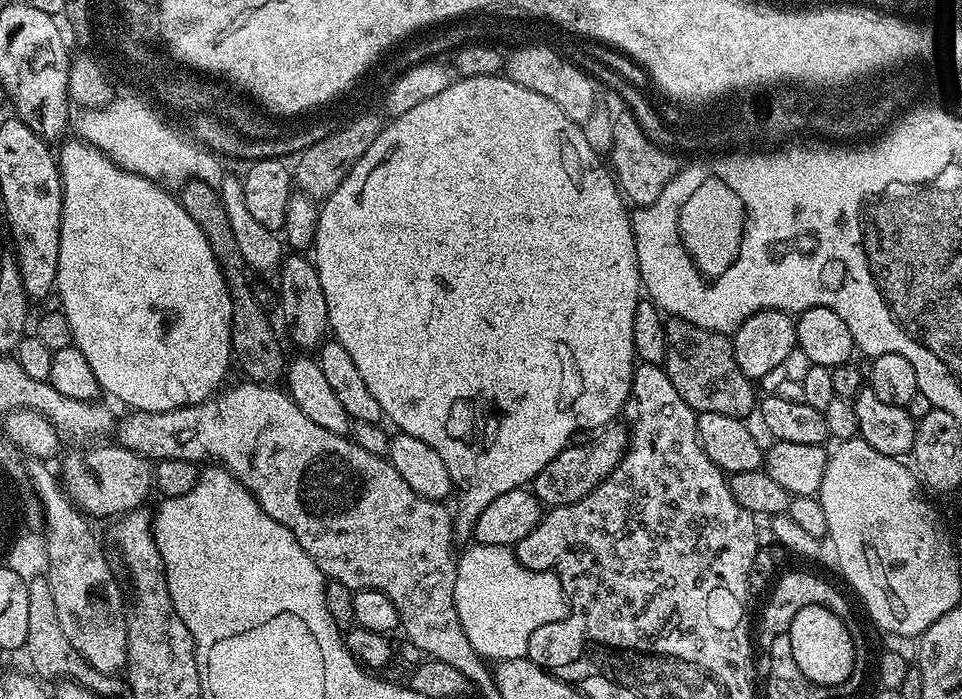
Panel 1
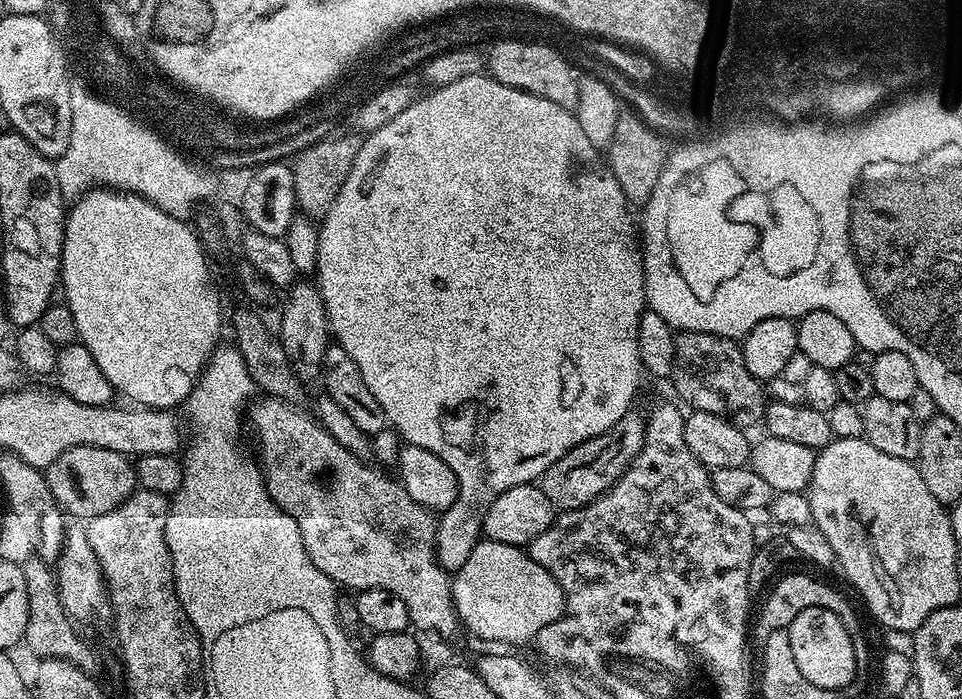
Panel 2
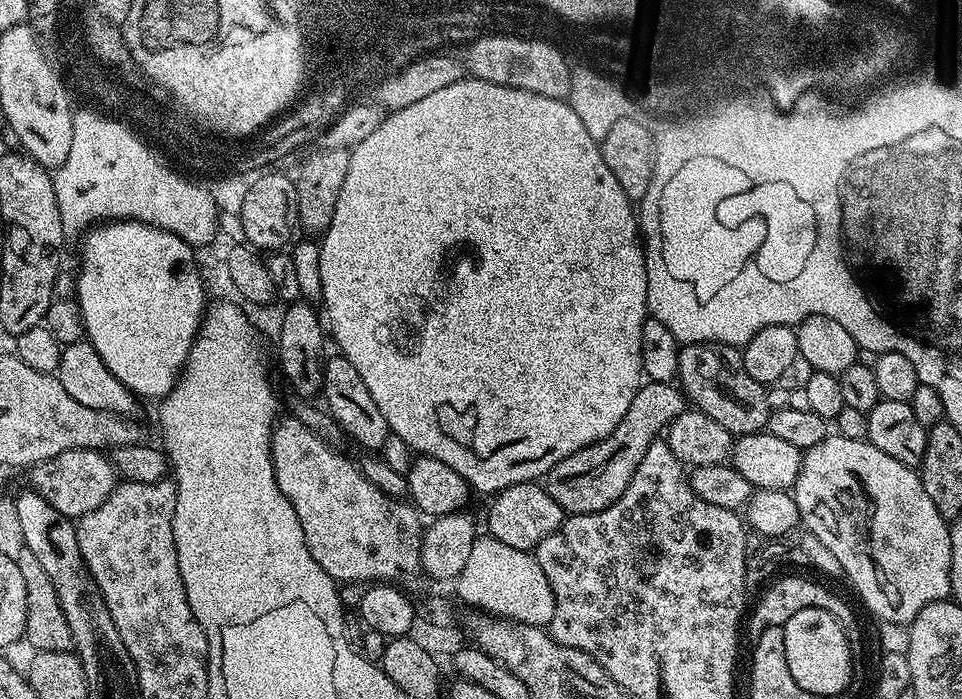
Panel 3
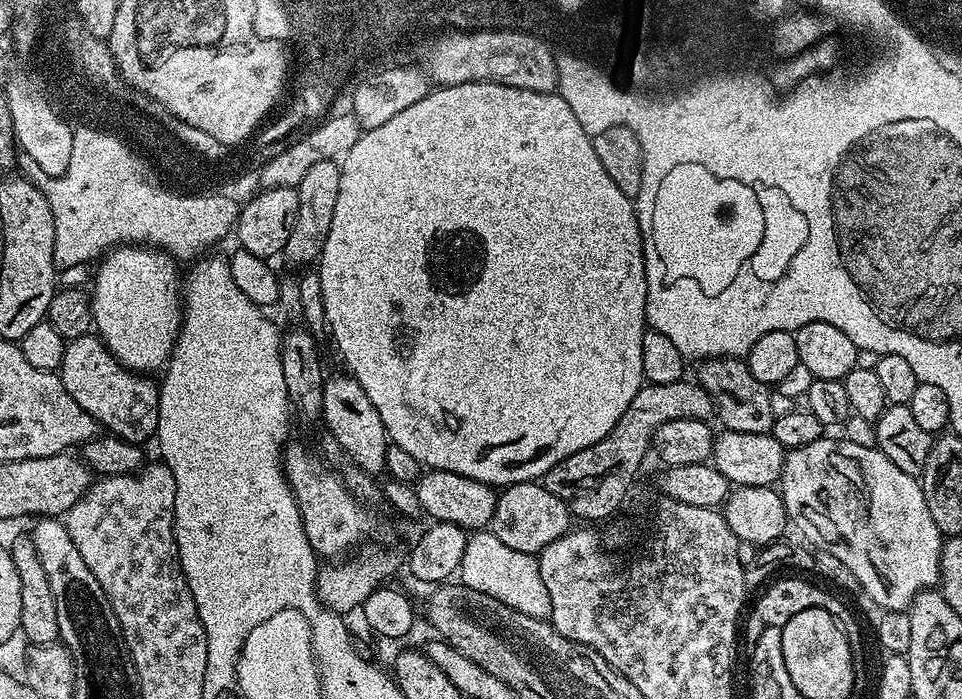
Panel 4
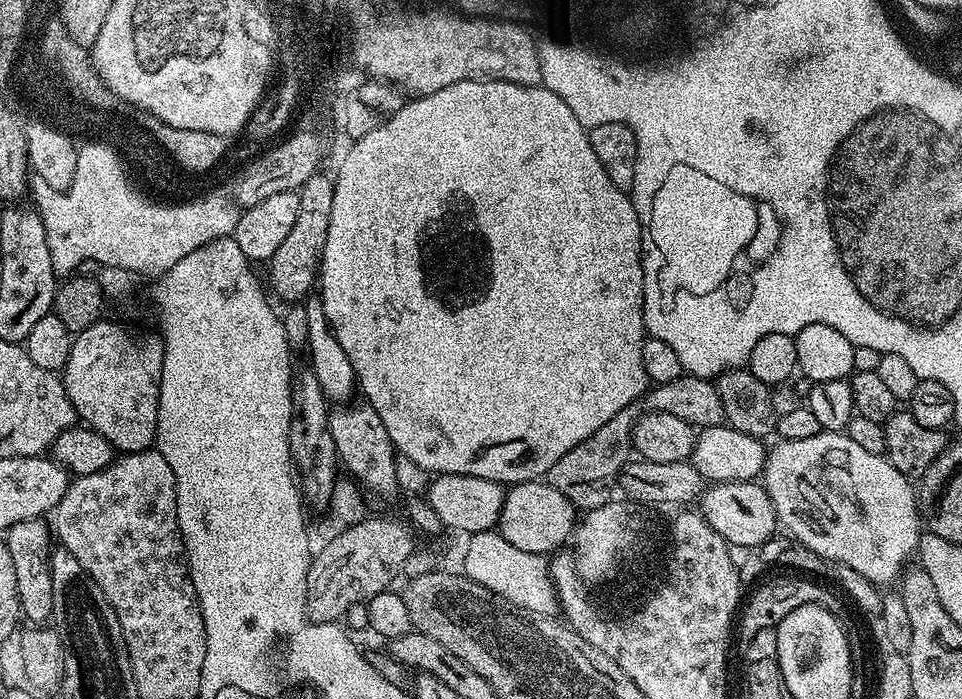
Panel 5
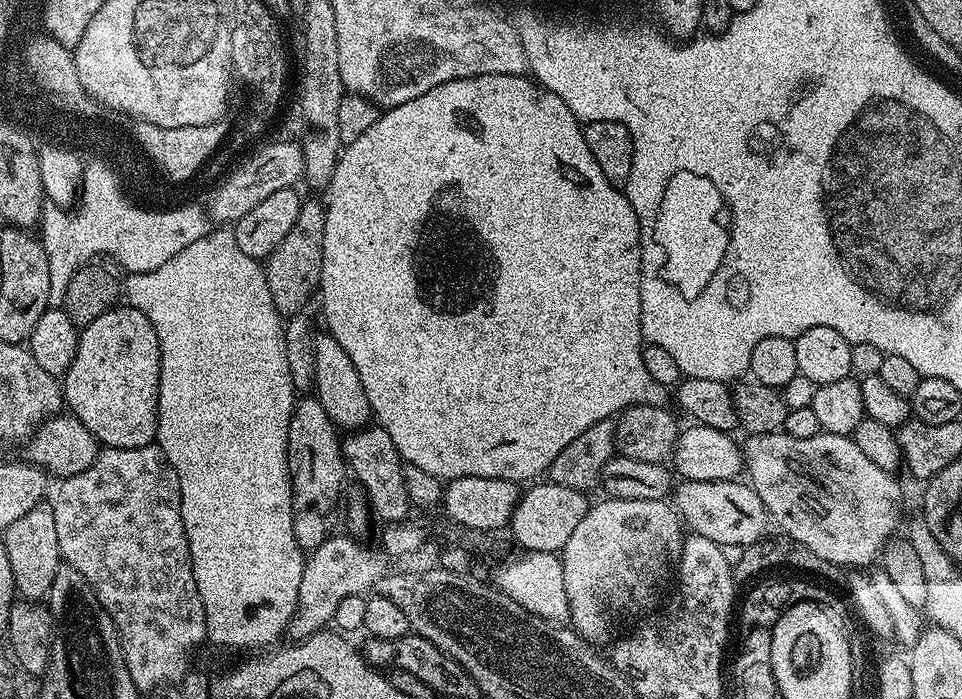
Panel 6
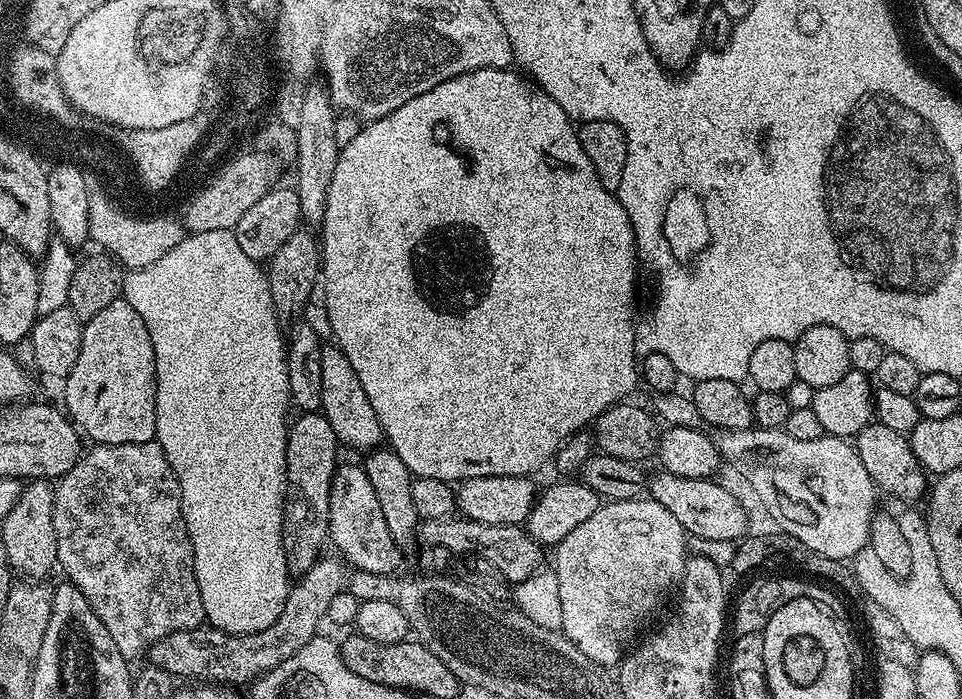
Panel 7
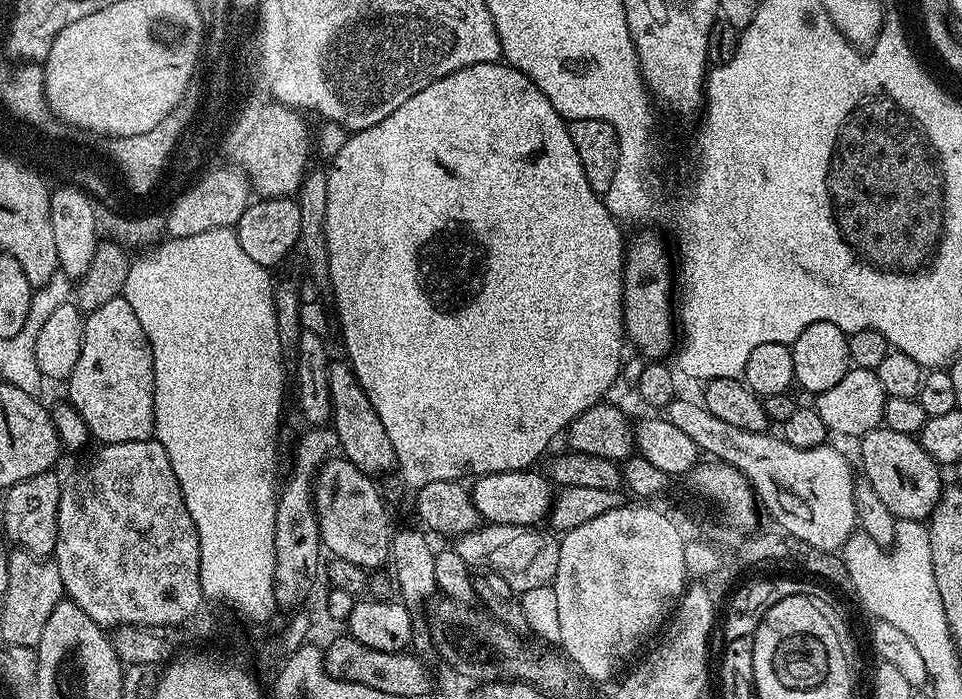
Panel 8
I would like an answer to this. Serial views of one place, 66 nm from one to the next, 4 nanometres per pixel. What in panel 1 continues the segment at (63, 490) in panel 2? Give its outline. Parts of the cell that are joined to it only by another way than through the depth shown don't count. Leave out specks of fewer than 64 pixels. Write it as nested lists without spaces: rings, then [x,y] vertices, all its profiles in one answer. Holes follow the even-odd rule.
[[[115,442],[108,443],[85,447],[88,448],[85,452],[72,452],[64,460],[63,489],[72,503],[92,518],[119,518],[141,507],[145,503],[144,499],[154,492],[154,468],[150,461]]]

